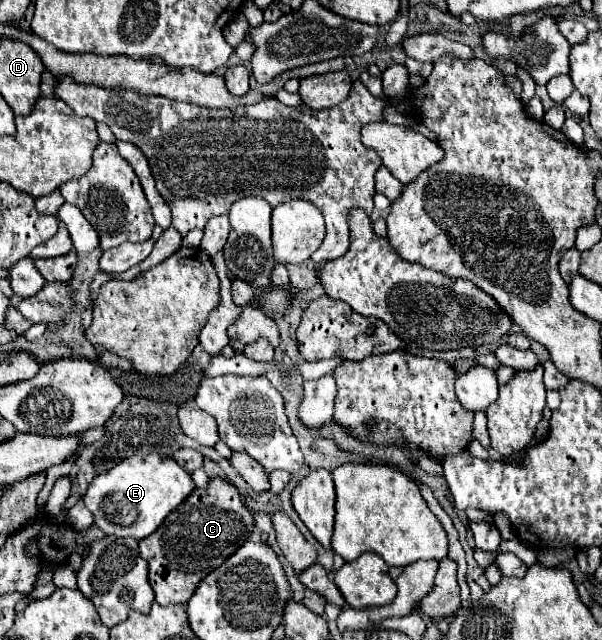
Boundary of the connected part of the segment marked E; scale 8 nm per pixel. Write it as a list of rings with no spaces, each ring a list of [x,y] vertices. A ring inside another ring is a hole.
[[[149,453],[123,459],[113,469],[99,473],[91,481],[83,501],[95,517],[95,525],[103,529],[103,533],[117,537],[129,535],[141,541],[151,535],[193,489],[195,483],[191,475],[183,471],[173,457]]]

